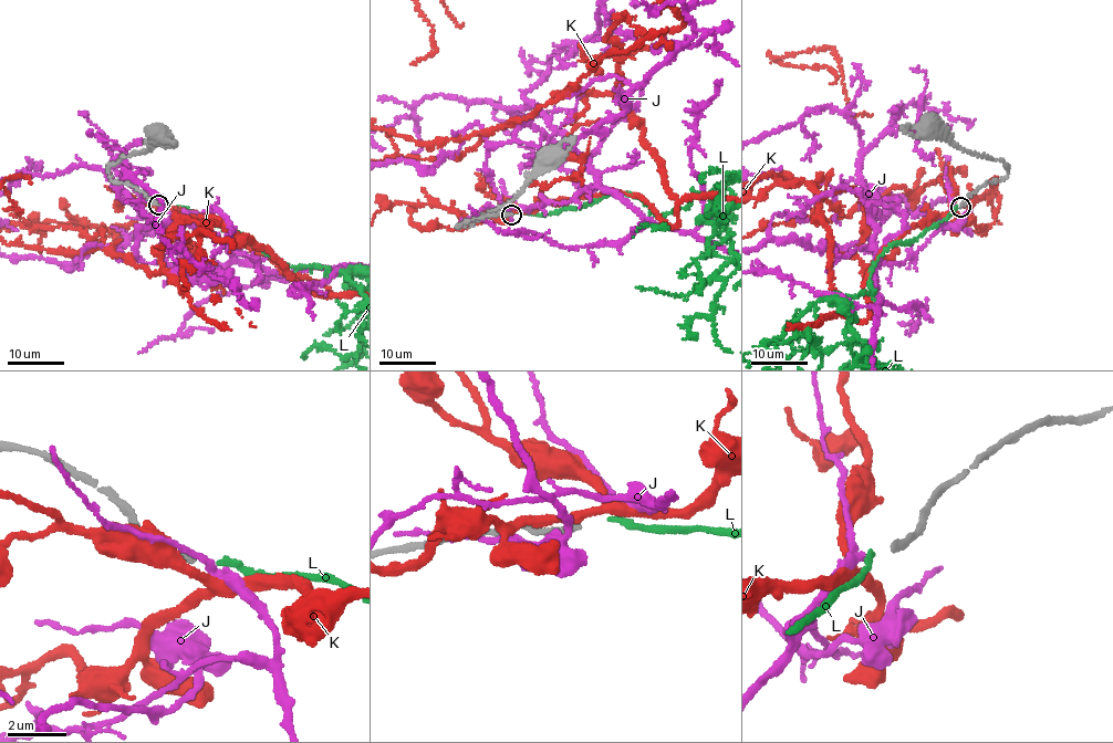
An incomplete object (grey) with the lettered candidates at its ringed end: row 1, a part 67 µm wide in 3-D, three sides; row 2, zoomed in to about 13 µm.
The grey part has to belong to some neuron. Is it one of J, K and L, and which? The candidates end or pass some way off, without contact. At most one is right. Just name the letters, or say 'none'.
L

